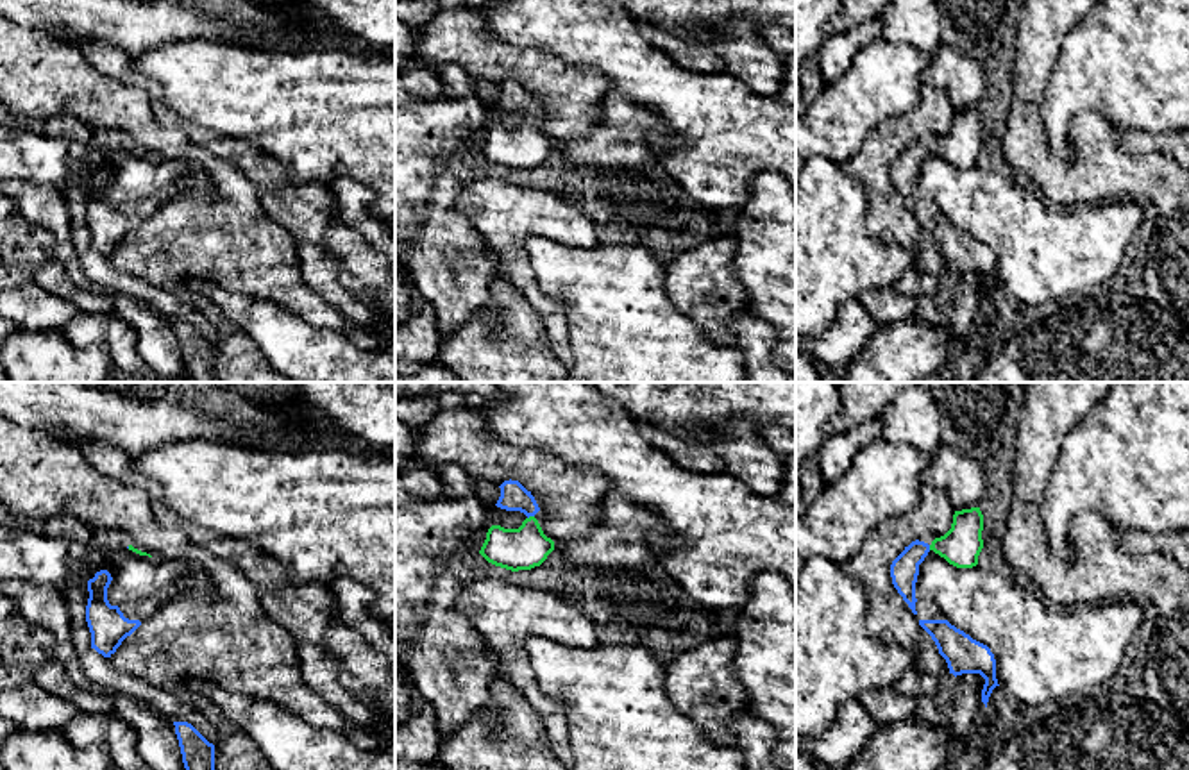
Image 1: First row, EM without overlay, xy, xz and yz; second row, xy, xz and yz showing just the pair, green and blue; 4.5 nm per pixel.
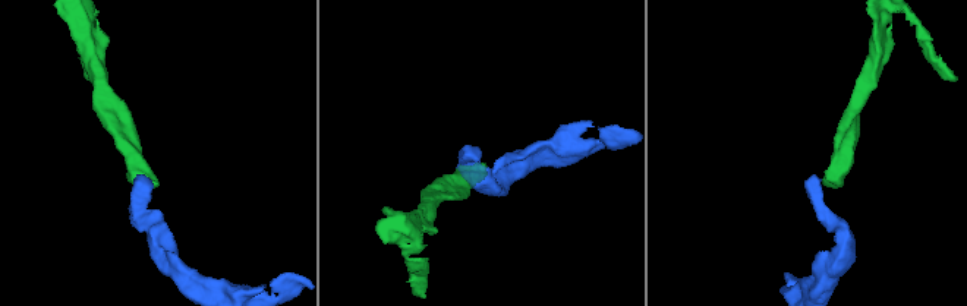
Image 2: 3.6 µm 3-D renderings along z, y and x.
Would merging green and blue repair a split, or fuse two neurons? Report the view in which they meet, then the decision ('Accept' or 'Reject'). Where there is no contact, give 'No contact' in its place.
Touches green in xz. Accept

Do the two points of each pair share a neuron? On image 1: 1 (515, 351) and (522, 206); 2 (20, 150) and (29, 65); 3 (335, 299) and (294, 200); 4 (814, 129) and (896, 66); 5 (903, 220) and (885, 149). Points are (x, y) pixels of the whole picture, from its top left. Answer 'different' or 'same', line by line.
1: different
2: different
3: same
4: same
5: same

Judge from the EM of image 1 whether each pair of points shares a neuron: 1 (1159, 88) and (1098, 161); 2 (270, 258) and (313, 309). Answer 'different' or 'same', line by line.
1: different
2: same

